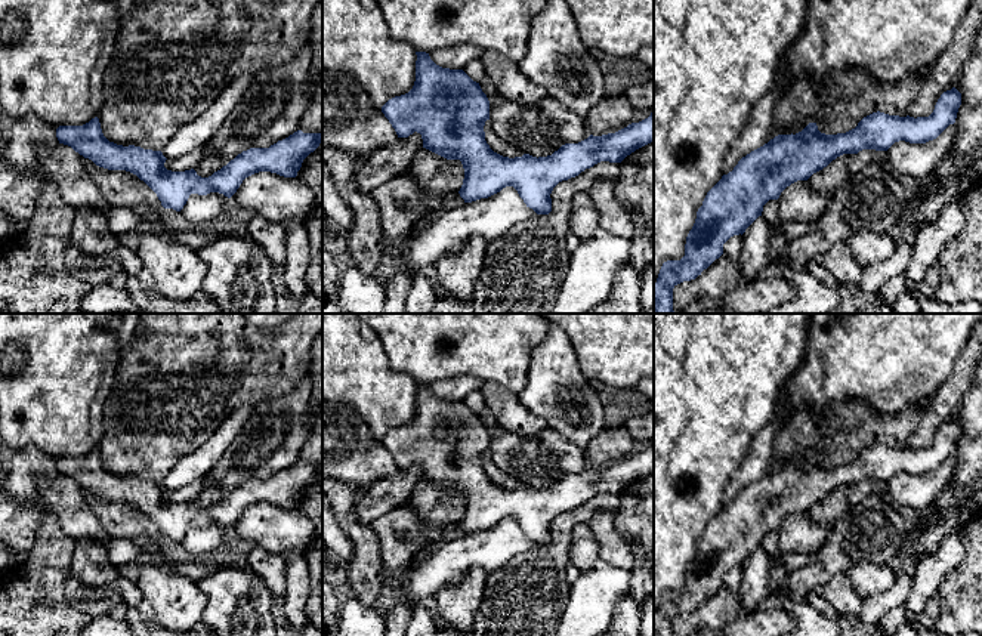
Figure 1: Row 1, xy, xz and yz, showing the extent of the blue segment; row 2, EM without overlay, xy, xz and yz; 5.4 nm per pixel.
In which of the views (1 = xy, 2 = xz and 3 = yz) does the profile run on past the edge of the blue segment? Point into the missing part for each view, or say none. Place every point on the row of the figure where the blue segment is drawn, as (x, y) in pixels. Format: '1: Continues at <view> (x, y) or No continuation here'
1: No continuation here
2: No continuation here
3: No continuation here

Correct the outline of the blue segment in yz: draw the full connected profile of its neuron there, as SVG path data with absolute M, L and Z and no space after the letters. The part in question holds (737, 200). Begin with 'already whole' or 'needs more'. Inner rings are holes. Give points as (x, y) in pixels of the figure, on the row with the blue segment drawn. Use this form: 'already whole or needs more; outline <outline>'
already whole; outline M961 93L941 95L929 117L873 112L846 133L825 135L809 123L796 135L778 135L742 157L732 172L707 192L686 237L685 256L663 263L654 285L654 314L674 314L673 288L695 280L723 254L723 244L762 216L769 200L797 180L807 180L843 154L887 151L895 142L926 143L955 123Z

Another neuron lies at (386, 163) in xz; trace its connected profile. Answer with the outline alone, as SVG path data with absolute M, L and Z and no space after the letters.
M417 132L408 138L398 138L393 143L367 155L353 183L358 191L371 194L385 182L405 173L421 148L423 139Z

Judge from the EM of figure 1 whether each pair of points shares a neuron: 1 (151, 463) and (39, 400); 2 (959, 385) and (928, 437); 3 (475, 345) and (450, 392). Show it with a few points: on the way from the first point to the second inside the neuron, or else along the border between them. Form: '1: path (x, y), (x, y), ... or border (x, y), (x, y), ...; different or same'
1: border (105, 401), (102, 437), (96, 447); different
2: path (948, 398), (935, 413), (930, 423); same
3: border (482, 382), (471, 376), (456, 376), (429, 385); different

